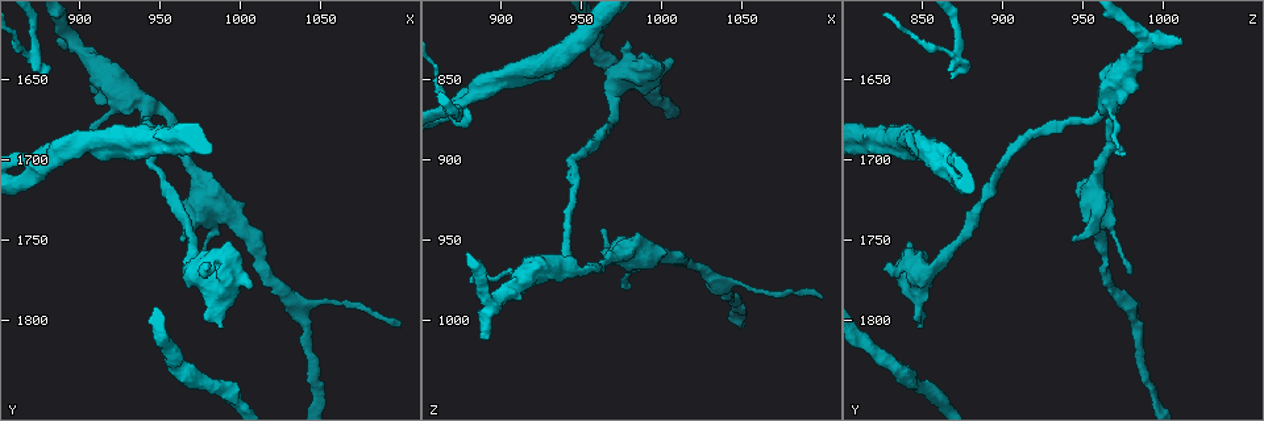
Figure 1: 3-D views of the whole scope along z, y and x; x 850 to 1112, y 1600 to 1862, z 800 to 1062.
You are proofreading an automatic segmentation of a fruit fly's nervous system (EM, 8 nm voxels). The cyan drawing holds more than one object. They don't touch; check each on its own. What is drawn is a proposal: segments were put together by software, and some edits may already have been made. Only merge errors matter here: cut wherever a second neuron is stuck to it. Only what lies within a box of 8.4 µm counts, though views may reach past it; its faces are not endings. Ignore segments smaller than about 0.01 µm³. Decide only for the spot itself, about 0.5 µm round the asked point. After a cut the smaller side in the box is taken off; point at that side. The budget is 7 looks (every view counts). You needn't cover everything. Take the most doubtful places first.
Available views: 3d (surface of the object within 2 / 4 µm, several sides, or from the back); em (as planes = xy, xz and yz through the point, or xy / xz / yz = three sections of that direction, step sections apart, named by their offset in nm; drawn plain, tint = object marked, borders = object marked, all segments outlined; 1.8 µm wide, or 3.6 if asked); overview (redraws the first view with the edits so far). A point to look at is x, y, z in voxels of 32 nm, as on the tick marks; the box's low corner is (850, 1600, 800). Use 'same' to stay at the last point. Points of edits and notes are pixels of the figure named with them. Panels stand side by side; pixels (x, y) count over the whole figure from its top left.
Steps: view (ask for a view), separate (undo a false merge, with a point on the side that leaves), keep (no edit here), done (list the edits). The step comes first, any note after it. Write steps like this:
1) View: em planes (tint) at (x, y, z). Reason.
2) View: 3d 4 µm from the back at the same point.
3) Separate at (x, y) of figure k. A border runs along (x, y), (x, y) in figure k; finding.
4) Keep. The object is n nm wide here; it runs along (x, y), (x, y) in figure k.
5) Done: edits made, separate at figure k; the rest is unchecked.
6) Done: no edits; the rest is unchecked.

View: 3d 4 µm at (874, 1704, 864). Arms part here.

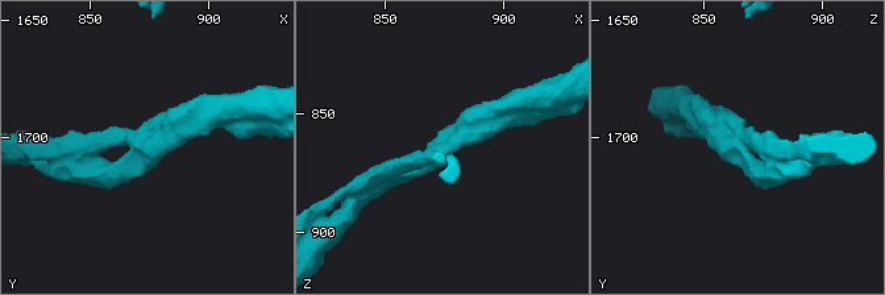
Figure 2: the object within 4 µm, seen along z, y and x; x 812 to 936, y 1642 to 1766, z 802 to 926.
View: em yz step 16 (tint) at (874, 1703, 863). 3 arms meet here; the arms are 220, 280, 380 nm wide; shape alone is not enough.

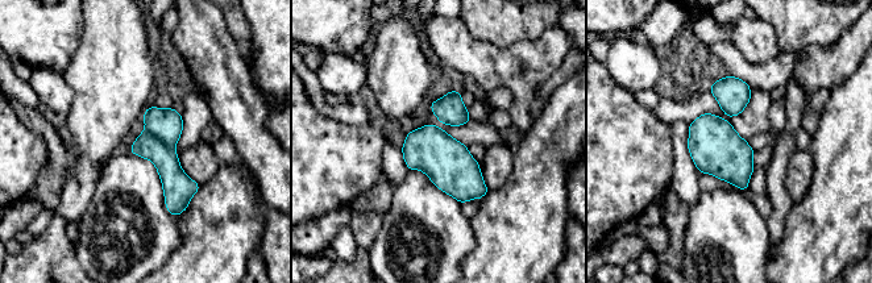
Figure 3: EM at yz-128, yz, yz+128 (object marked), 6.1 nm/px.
View: em planes (borders) at the same point.

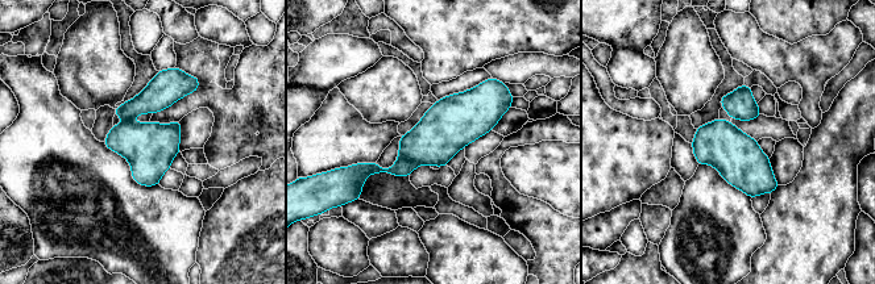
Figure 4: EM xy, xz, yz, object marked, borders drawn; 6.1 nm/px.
Keep. It runs along (505, 107), (399, 168), (360, 167) in figure 4; one neuron here.

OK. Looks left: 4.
View: 3d 2 µm at (872, 1634, 870).

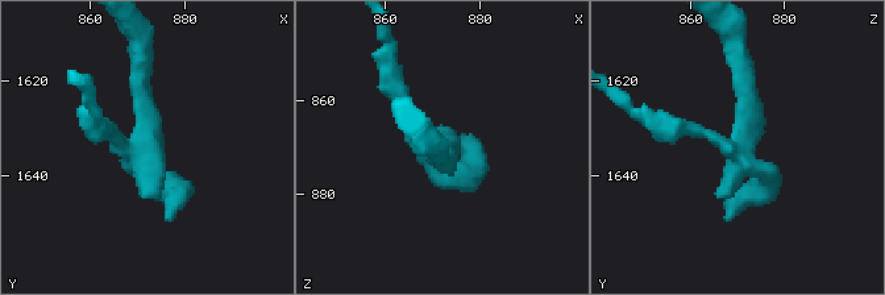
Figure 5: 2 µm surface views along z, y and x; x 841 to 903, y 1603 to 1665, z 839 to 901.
View: em xy step 16 (tint) at (871, 1634, 870).

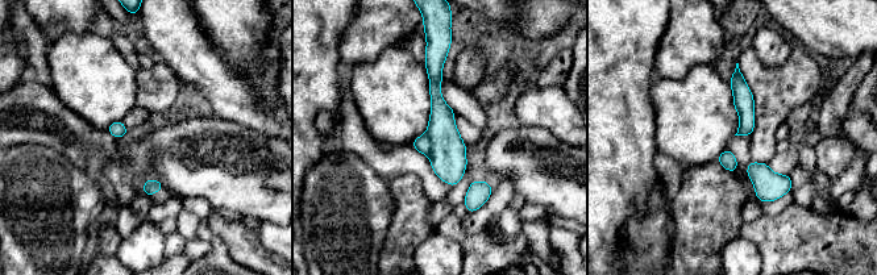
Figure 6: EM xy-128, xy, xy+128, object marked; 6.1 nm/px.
View: em planes (tint) at the same point.

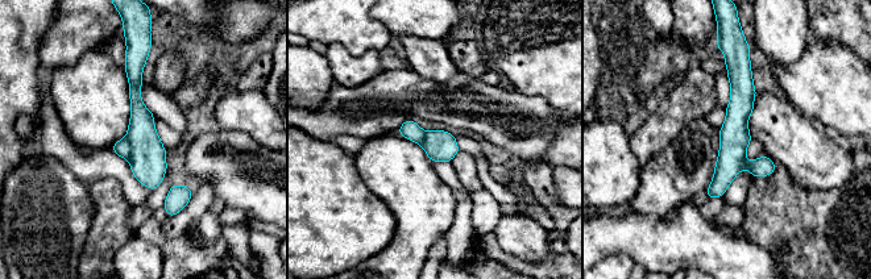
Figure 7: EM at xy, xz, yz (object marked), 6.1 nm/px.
Separate at (148, 157) of figure 7. A border runs along (125, 137), (129, 144), (129, 159) in figure 7; two neurons meet here.

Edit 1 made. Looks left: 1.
View: em 3.6 µm yz step 8 (tint) at (982, 1774, 850). Sudden change in width.

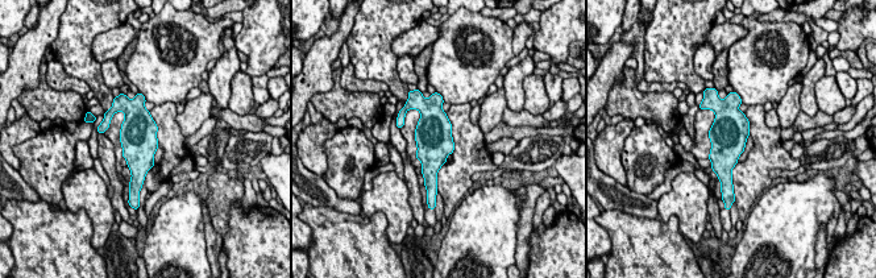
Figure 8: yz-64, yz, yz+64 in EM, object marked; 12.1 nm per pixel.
Keep. The object is 460 nm wide here; one neuron here.

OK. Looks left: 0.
Done: edits made, separate at figure 7; the rest is unchecked.

